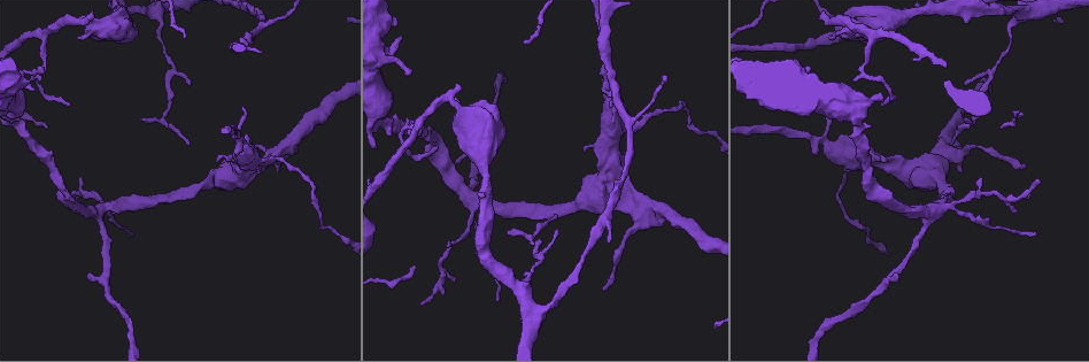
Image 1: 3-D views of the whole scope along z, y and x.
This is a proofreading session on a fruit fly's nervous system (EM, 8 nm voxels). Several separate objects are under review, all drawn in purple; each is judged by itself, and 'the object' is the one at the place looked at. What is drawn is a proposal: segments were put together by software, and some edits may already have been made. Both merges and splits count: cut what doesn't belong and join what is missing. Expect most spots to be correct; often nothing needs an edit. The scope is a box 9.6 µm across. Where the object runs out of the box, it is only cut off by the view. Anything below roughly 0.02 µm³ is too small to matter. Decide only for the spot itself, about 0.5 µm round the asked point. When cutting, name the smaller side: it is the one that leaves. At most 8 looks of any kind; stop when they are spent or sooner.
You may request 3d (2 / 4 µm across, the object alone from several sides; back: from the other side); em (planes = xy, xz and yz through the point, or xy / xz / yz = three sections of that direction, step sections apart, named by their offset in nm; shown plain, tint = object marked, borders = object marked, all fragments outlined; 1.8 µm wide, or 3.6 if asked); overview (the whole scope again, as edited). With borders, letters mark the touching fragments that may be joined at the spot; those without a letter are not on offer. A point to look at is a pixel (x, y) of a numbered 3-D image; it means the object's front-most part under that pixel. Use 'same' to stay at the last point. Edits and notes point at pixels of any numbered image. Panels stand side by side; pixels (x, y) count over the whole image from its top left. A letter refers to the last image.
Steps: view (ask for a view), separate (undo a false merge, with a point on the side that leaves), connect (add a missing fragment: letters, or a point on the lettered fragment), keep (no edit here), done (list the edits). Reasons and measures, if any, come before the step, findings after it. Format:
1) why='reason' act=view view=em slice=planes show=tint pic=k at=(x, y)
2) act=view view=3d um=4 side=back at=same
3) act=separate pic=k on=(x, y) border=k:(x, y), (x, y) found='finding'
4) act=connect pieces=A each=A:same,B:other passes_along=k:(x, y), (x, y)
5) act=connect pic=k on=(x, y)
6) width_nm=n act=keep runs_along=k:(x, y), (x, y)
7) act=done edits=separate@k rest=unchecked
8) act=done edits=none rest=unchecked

why='branch point' act=view view=em um=3.6 slice=planes show=borders pic=1 at=(274, 155)

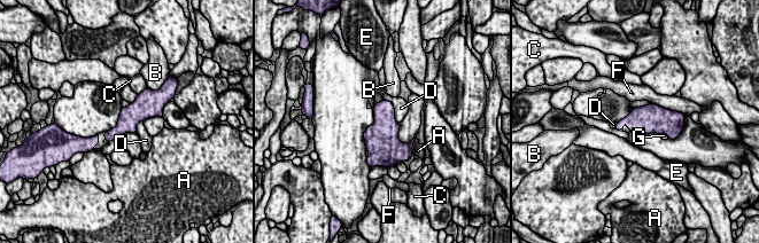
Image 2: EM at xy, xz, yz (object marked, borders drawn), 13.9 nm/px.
width_nm=300 act=keep each=A:other,B:other,C:other,D:other,E:other,F:other,G:other border=2:(384, 99), (392, 103), (399, 123) found='all the same neuron'

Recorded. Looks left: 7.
why='calibre changes' act=view view=em um=3.6 slice=planes show=plain pic=1 at=(821, 139)

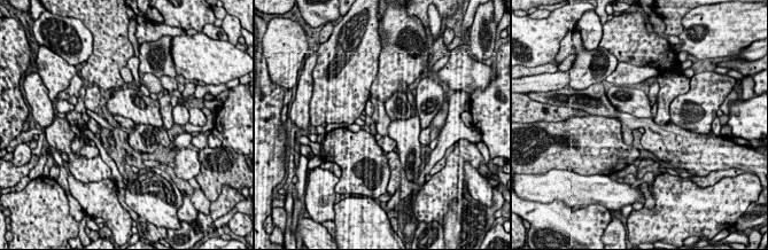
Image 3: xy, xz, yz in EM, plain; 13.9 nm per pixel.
act=view view=em um=3.6 slice=planes show=tint at=same

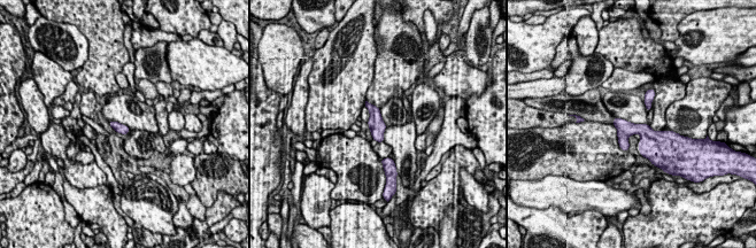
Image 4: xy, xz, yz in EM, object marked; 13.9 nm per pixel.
act=view view=em um=3.6 slice=planes show=borders at=same

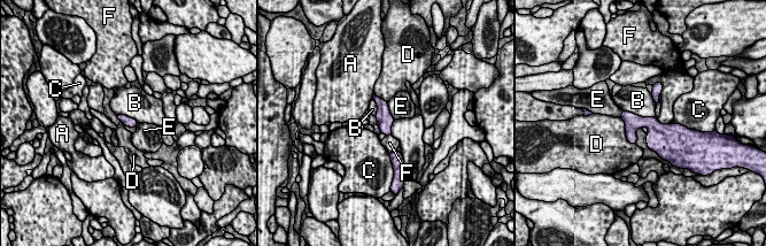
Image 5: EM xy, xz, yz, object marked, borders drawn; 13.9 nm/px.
longest_contact=B:480nm act=keep each=A:other,B:other,C:other,D:other,E:other,F:other border=5:(623, 109), (642, 116), (655, 117) found='one neuron here'

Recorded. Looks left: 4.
why='arms run side by side' act=view view=3d um=2 pic=1 at=(105, 207)

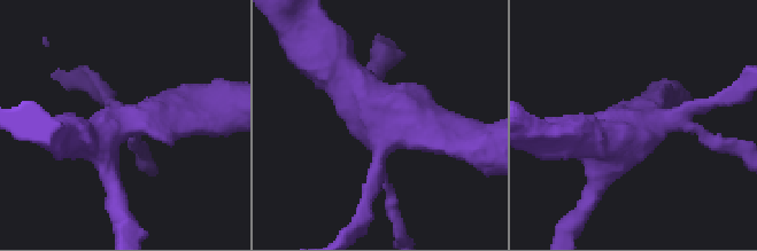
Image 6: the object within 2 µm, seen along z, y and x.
why='need the tissue' act=view view=em slice=xz step=8 show=borders pic=6 at=(116, 126)

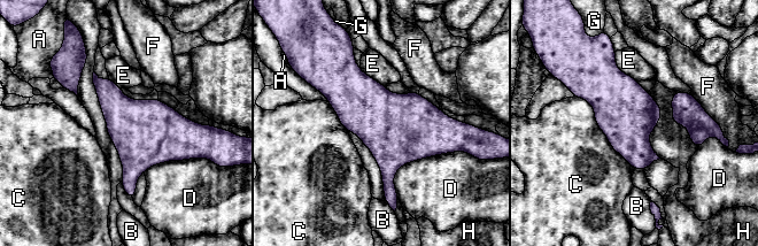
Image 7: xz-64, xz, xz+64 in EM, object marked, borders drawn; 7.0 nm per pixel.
act=keep each=A:other,B:other,C:other,D:other,E:other,F:other,G:other,H:other border=7:(648, 91), (660, 158) found='one neuron here'

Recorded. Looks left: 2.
why='tapers out' act=view view=3d um=2 pic=1 at=(139, 120)

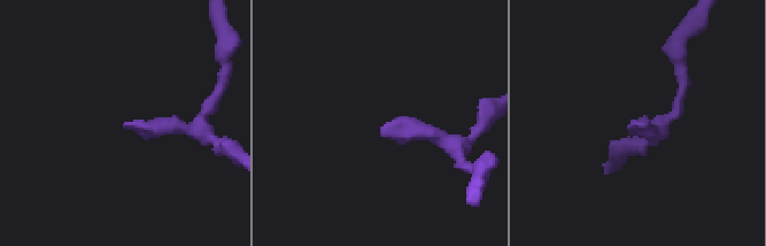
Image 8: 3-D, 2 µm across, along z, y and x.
why='now the EM' act=view view=em slice=planes show=borders pic=8 at=(380, 127)

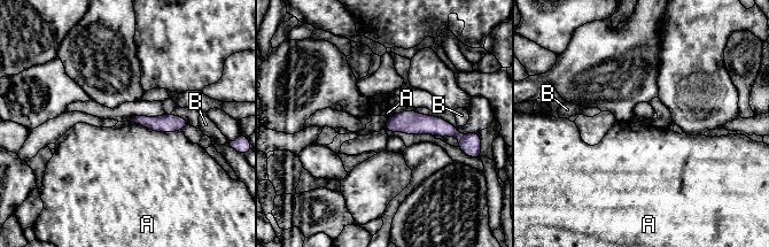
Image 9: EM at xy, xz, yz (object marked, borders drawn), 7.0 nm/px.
longest_contact=A:380nm act=keep each=A:other,B:other border=9:(127, 121), (155, 131), (180, 131) found='none of them fits'

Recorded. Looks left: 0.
act=done edits=none rest=unchecked

